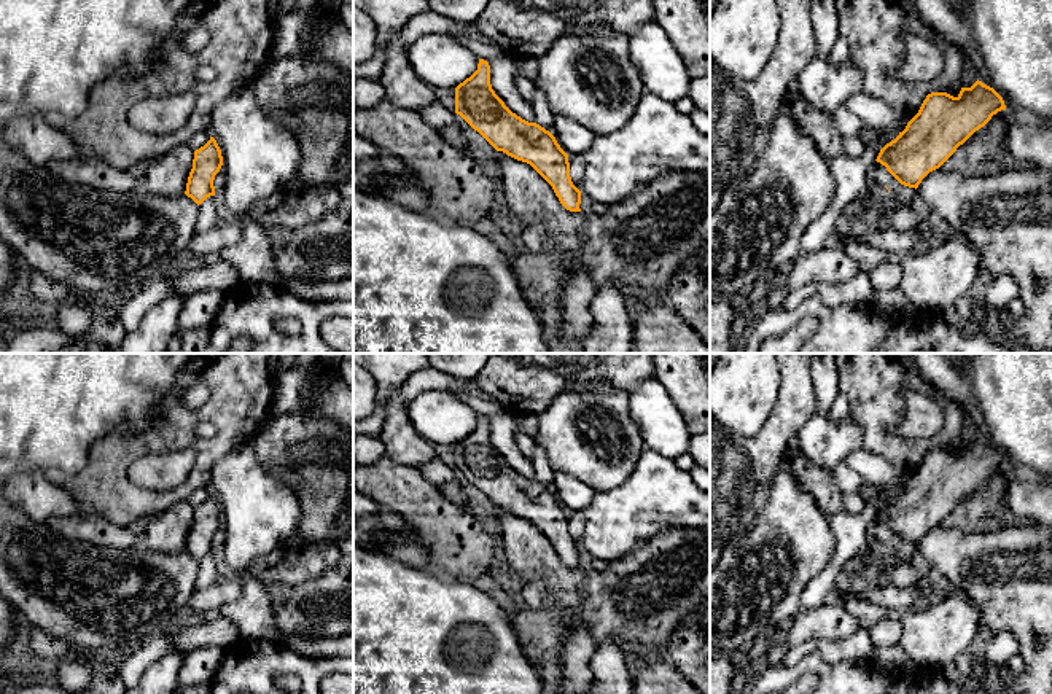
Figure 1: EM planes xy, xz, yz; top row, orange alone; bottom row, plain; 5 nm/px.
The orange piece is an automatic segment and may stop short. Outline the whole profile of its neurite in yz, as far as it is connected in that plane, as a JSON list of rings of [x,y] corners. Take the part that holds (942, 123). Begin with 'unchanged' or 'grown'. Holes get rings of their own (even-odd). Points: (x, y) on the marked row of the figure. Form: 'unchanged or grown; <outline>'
unchanged; [[[979,80],[971,88],[961,88],[957,97],[931,92],[875,161],[901,185],[917,189],[929,172],[939,169],[1001,110],[1006,110],[1003,97]]]

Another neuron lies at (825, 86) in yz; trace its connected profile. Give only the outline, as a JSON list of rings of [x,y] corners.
[[[815,56],[796,78],[802,99],[810,105],[834,115],[853,94],[861,91],[863,73],[848,56],[839,67],[828,57]]]

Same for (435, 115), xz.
[[[438,102],[423,107],[419,115],[427,124],[438,131],[457,124],[455,111],[444,108]]]

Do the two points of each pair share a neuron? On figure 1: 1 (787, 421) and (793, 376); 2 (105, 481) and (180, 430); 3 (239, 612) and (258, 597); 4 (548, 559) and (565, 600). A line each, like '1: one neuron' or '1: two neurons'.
1: one neuron
2: one neuron
3: one neuron
4: one neuron

